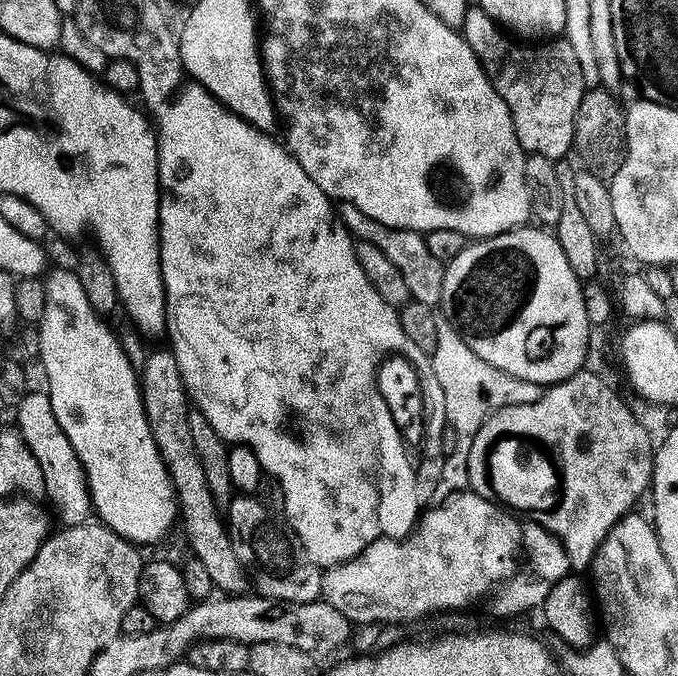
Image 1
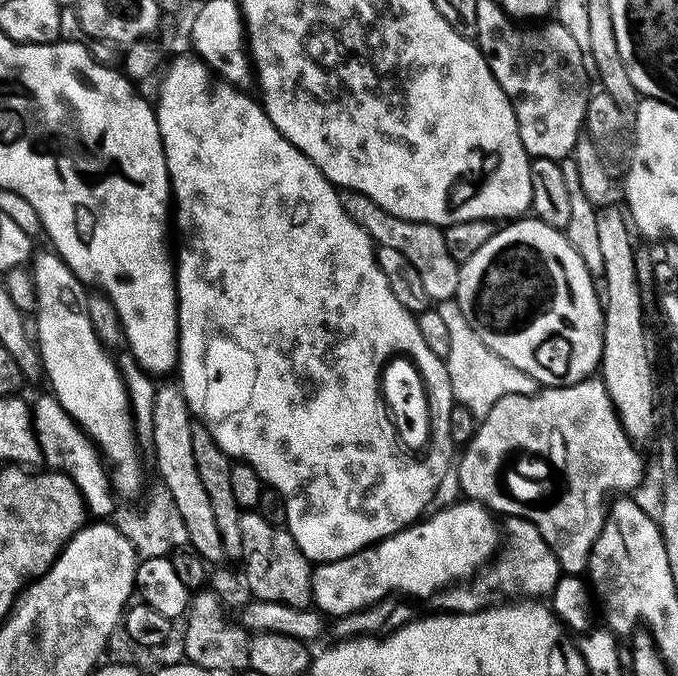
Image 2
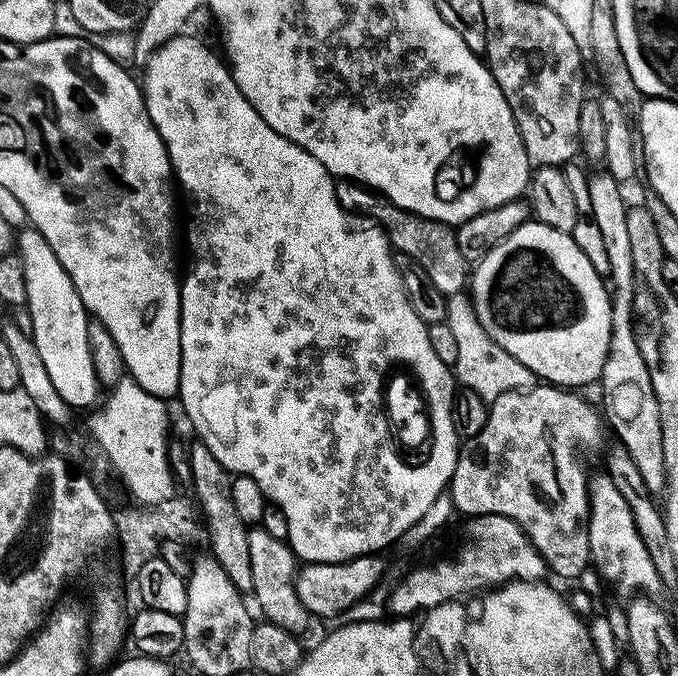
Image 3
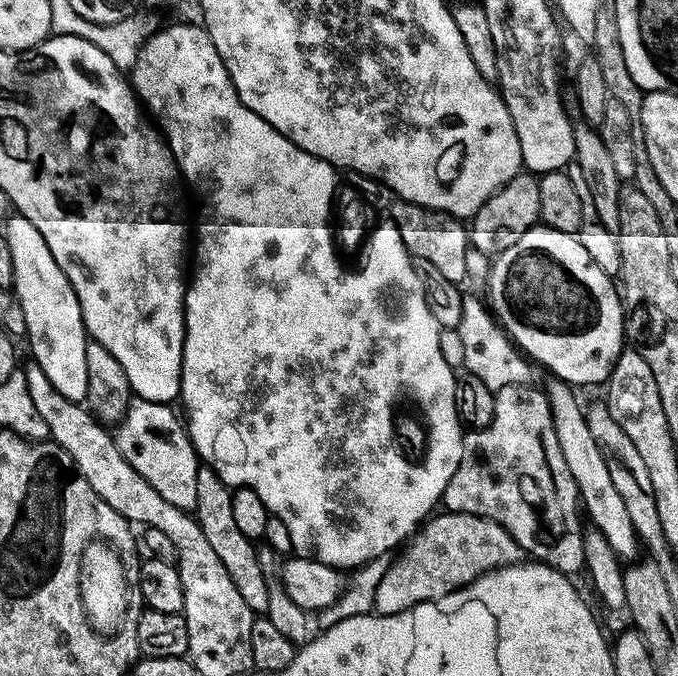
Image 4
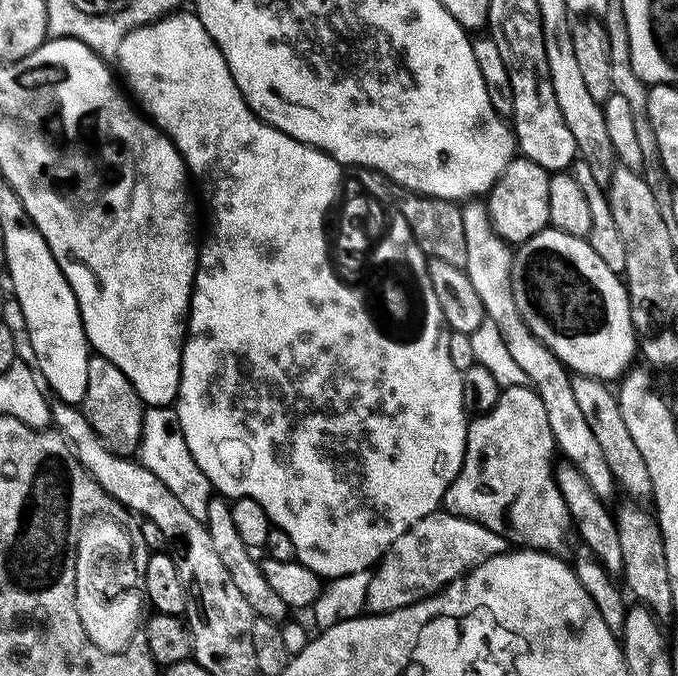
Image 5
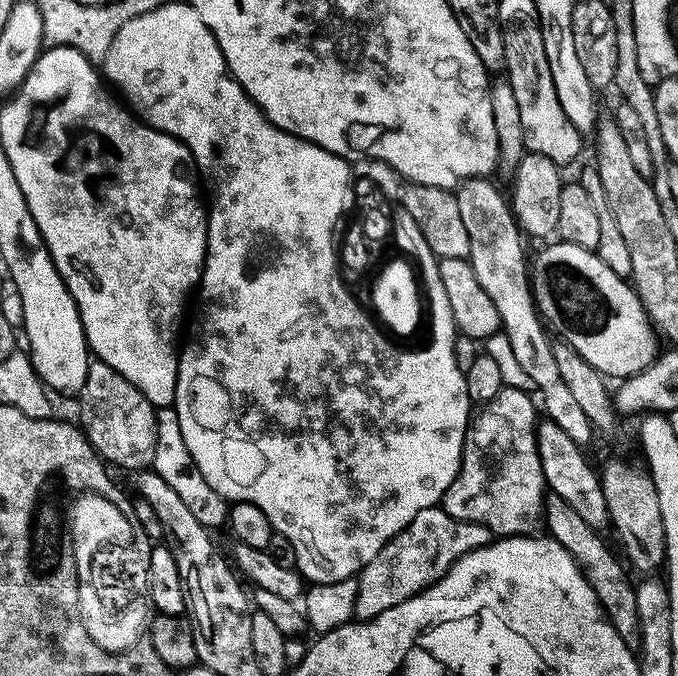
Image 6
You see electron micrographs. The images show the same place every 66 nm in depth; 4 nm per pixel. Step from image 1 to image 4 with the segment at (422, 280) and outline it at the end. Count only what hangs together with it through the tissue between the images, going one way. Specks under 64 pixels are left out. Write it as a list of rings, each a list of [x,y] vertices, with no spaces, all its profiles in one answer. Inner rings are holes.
[[[399,198],[389,203],[388,211],[402,236],[402,248],[409,256],[430,262],[451,284],[460,286],[465,283],[468,275],[466,254],[470,247],[470,232],[465,225],[464,228],[460,225],[463,223],[457,217],[447,216],[445,212],[436,212],[433,208],[423,208],[421,204],[411,204],[410,201]]]

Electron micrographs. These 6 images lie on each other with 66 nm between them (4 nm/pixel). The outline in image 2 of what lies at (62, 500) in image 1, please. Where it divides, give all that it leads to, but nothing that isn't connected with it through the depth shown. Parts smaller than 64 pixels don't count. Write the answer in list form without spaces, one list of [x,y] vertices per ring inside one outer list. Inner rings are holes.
[[[51,394],[40,396],[31,405],[32,428],[40,443],[40,451],[44,454],[44,464],[49,469],[65,472],[80,487],[84,502],[89,513],[97,512],[96,516],[108,518],[118,507],[112,480],[105,461],[86,431],[66,414],[62,405]]]

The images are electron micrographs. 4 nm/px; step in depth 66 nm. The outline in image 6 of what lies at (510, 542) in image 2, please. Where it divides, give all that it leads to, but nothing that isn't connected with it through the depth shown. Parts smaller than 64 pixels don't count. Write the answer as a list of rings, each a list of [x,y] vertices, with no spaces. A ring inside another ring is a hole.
[[[440,506],[414,514],[412,521],[397,536],[390,538],[390,542],[382,546],[375,558],[358,573],[353,617],[357,621],[378,618],[382,610],[390,610],[390,606],[398,606],[423,592],[442,579],[458,558],[491,544],[493,539],[493,532],[486,526],[471,524],[469,520],[455,520]]]

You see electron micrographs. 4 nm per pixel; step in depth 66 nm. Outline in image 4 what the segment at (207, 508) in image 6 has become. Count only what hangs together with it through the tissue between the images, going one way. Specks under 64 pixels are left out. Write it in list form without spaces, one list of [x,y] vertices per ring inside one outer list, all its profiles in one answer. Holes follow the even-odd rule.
[[[131,397],[124,417],[115,427],[113,440],[119,452],[150,483],[166,502],[187,512],[195,511],[198,496],[200,459],[188,436],[185,423],[169,404]]]

